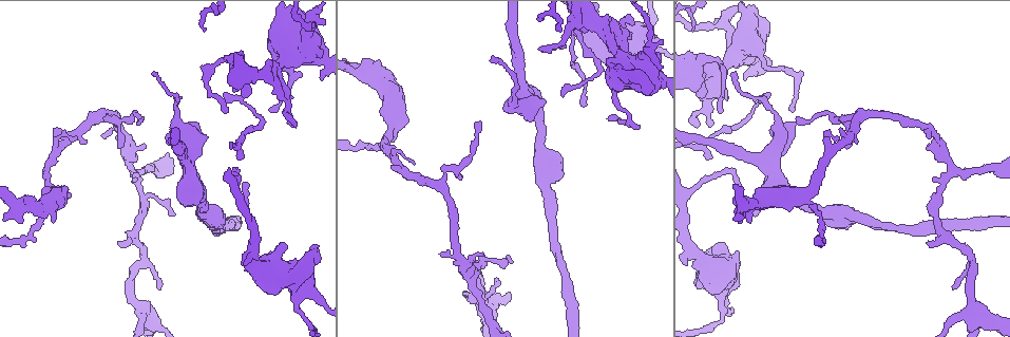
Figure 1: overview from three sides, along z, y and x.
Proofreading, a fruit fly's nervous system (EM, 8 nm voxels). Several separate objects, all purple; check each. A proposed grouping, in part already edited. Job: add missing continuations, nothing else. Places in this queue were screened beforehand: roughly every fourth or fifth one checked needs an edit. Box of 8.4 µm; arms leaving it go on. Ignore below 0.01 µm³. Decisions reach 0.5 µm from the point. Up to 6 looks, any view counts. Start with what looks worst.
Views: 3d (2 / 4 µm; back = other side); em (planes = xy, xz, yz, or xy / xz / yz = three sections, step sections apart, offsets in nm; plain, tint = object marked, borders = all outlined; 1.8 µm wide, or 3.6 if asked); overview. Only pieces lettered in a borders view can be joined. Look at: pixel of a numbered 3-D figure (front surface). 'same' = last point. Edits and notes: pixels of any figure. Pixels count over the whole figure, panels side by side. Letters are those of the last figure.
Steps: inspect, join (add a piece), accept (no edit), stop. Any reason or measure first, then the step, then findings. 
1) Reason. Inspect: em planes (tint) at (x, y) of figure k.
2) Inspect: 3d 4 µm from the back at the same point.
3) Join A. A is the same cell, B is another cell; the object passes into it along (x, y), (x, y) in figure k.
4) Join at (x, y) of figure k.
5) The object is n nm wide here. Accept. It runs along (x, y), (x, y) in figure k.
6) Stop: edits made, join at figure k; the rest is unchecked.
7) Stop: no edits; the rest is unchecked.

Stops while still wide. Inspect: 3d 4 µm from the back at (283, 246) of figure 1.

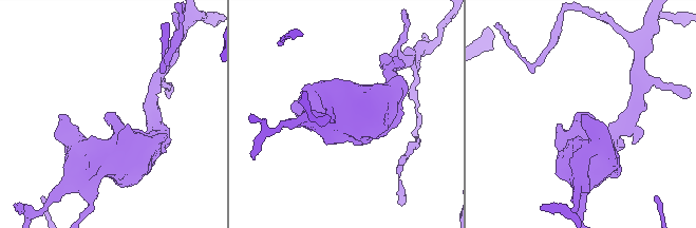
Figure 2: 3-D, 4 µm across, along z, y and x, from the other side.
Shape alone is not enough. Inspect: em planes (tint) at (108, 113) of figure 2.

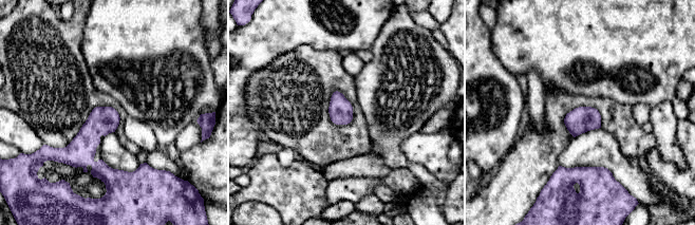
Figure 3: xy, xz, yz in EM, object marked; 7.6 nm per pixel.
Inspect: em planes (borders) at the same point.

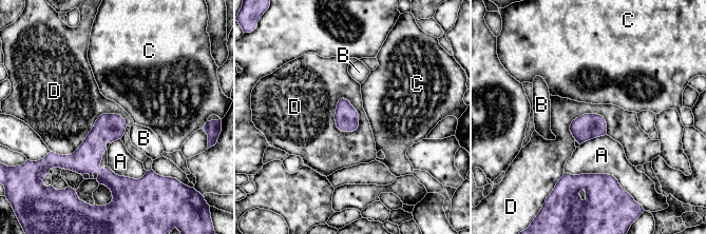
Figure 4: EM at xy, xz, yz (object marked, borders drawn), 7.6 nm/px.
Accept. A, B, C and D are other cells; a border runs along (126, 121), (52, 152) in figure 4; no lettered piece goes on from it.

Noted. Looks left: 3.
Tapers out. Inspect: 3d 2 µm from the back at (118, 243) of figure 1.

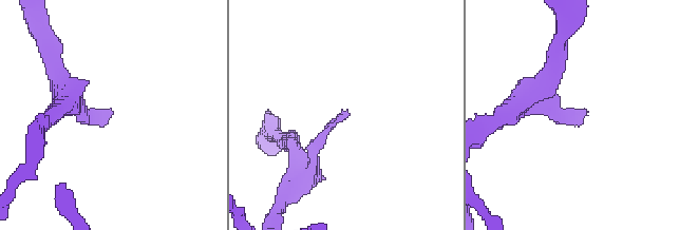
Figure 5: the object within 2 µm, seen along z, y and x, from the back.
Inspect: em xy step 8 (borders) at (350, 113) of figure 5.

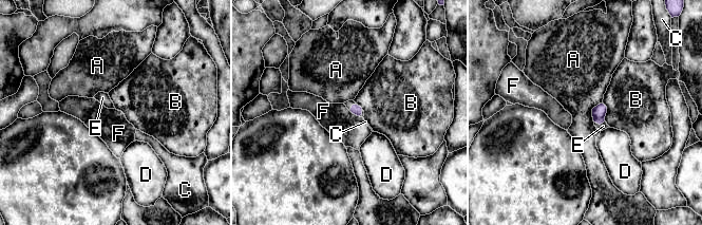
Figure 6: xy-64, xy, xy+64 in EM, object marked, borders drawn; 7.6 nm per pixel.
Join E. E is the same cell, A, B, C, D and F are other cells; the object passes into it along (599, 112), (599, 124), (603, 126) in figure 6; the cell continues.

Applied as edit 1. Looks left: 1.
Stop: edits made, join at figure 6; the rest is unchecked.

